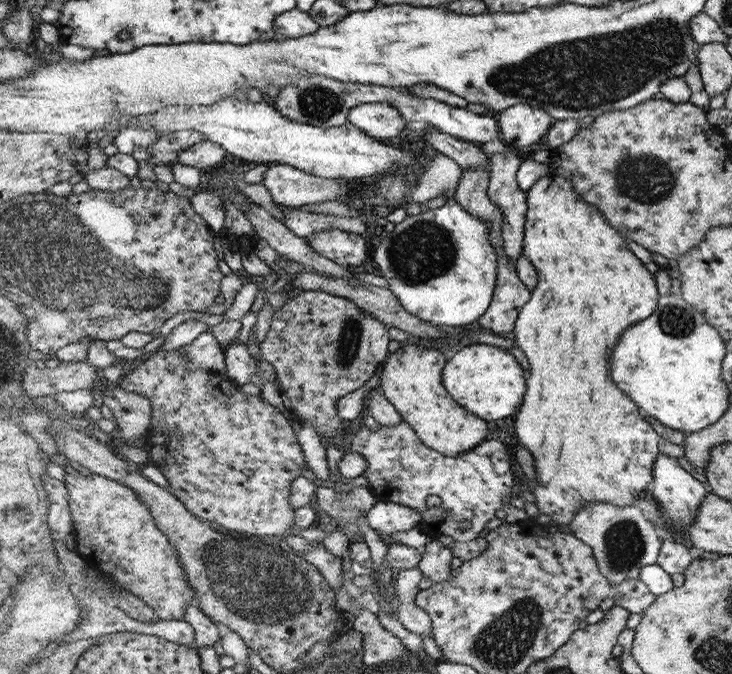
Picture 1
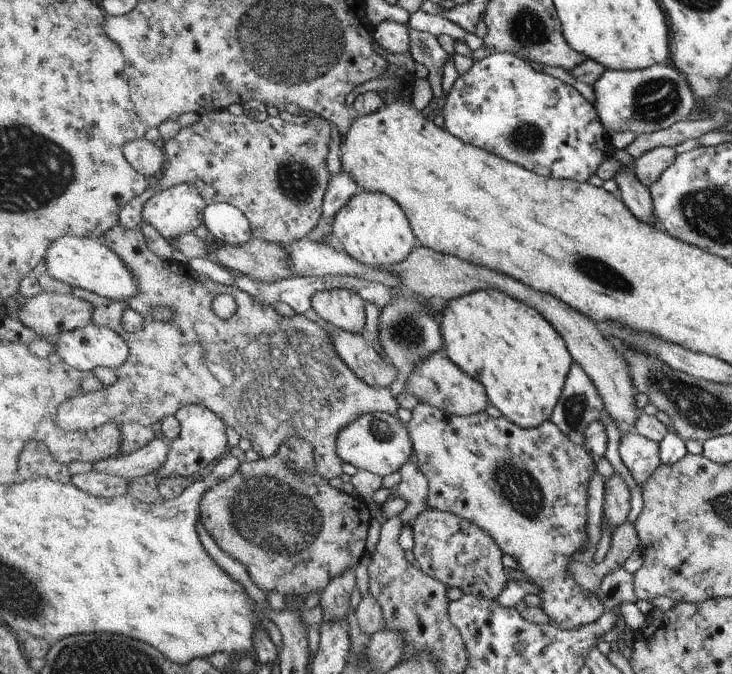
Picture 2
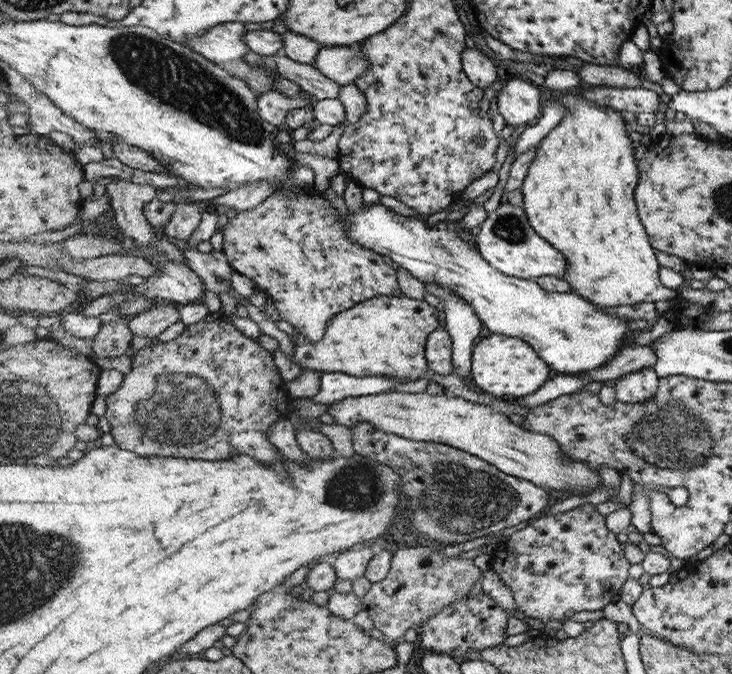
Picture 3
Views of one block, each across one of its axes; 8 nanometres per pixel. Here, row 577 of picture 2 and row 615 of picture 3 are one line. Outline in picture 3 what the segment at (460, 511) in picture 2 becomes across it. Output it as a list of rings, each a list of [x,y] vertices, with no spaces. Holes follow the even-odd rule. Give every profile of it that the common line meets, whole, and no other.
[[[593,504],[537,517],[525,528],[507,536],[490,555],[489,568],[509,586],[517,608],[526,617],[540,620],[544,624],[553,620],[564,622],[582,611],[602,611],[616,596],[616,588],[622,588],[624,581],[629,578],[628,569],[631,565],[624,556],[622,543],[608,530],[605,516],[598,513]]]

